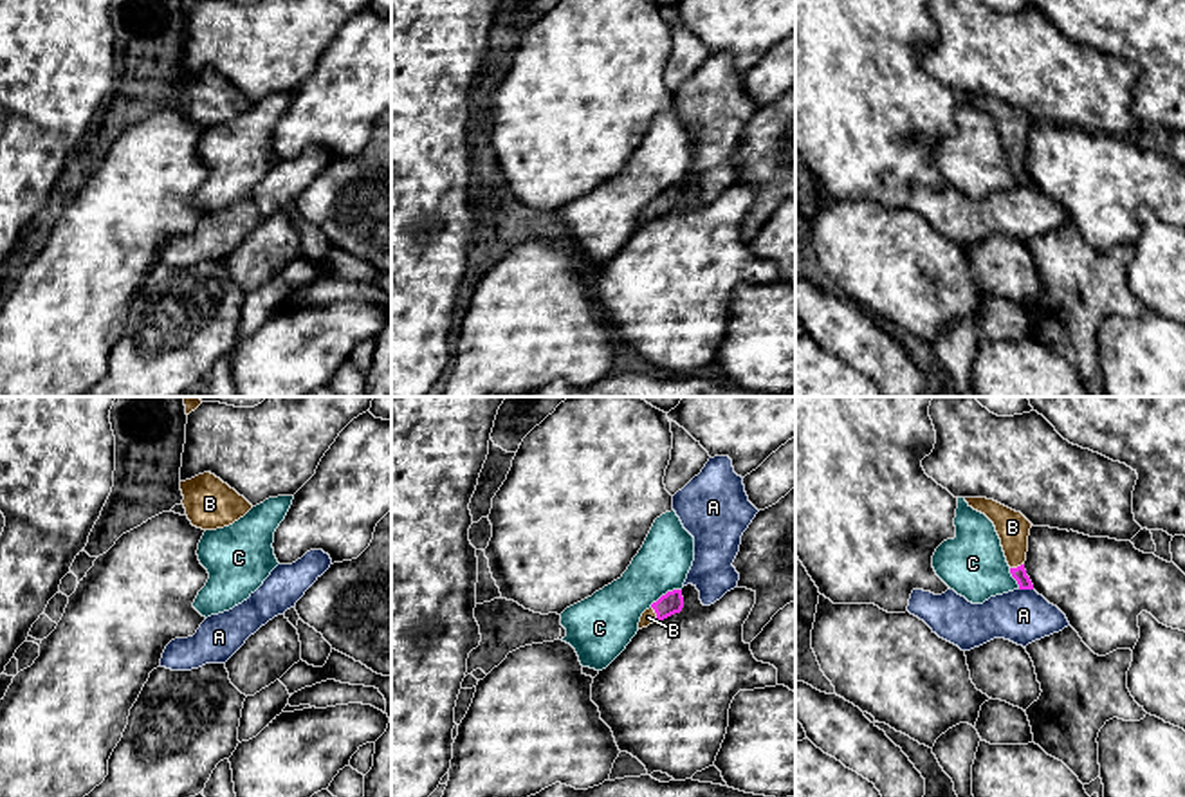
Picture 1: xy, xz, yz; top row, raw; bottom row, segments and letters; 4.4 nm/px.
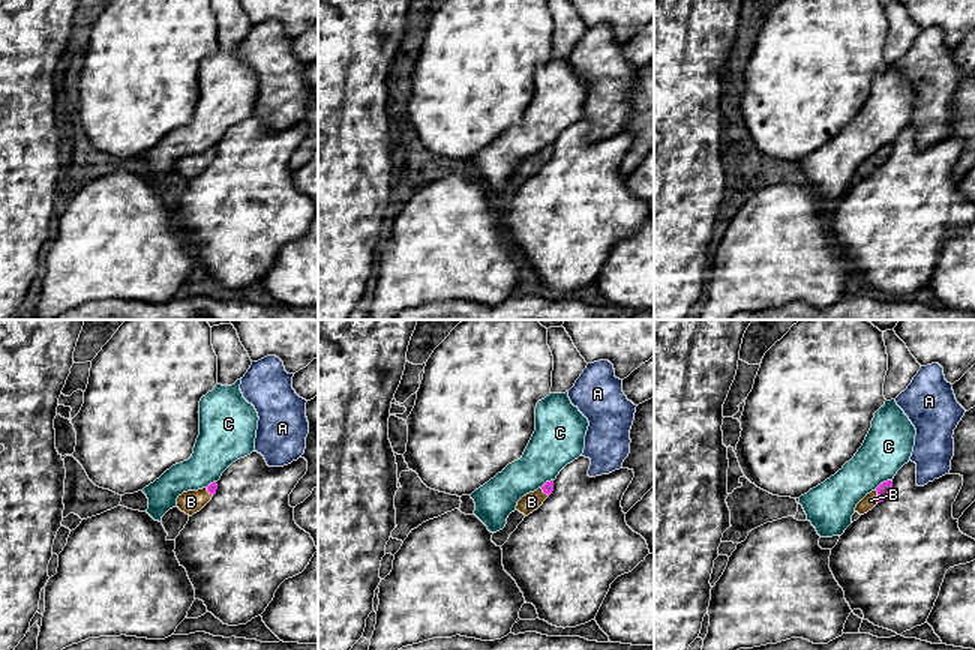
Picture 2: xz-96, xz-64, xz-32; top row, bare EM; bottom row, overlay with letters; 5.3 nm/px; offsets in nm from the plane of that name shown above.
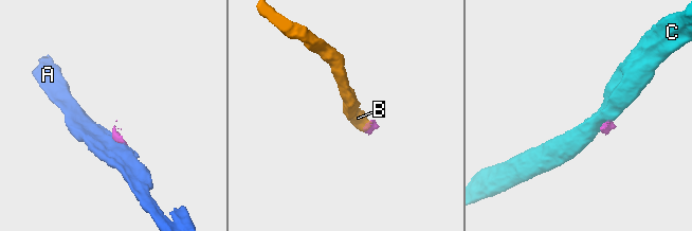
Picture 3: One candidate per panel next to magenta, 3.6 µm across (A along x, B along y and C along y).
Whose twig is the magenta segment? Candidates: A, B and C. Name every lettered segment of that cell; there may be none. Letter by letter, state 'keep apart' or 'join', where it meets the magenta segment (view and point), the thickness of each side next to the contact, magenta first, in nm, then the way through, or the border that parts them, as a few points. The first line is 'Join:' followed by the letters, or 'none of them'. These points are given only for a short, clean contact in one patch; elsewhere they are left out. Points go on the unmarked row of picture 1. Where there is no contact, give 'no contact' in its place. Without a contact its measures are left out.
Join: B
A: keep apart; meets magenta in yz at (1027, 184); 60 nm thick on the magenta side, 240 nm on the other; border along yz (1019, 184), (1032, 186)
B: join; meets magenta in xz at (655, 208); 100 nm thick on the magenta side, 70 nm on the other; runs through xz (671, 199), (655, 208), (648, 213)
C: keep apart; meets magenta in xz at (666, 190); 100 nm thick on the magenta side, 240 nm on the other; border along xz (680, 184), (668, 186), (650, 202)

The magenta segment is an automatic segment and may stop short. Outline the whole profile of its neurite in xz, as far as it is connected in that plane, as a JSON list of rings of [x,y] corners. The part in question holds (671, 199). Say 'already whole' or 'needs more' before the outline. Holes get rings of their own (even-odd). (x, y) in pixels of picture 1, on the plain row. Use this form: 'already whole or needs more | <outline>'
needs more | [[[673,186],[662,191],[657,198],[651,200],[640,213],[638,225],[648,224],[653,218],[664,216],[675,209],[680,209],[684,204],[682,186]]]

